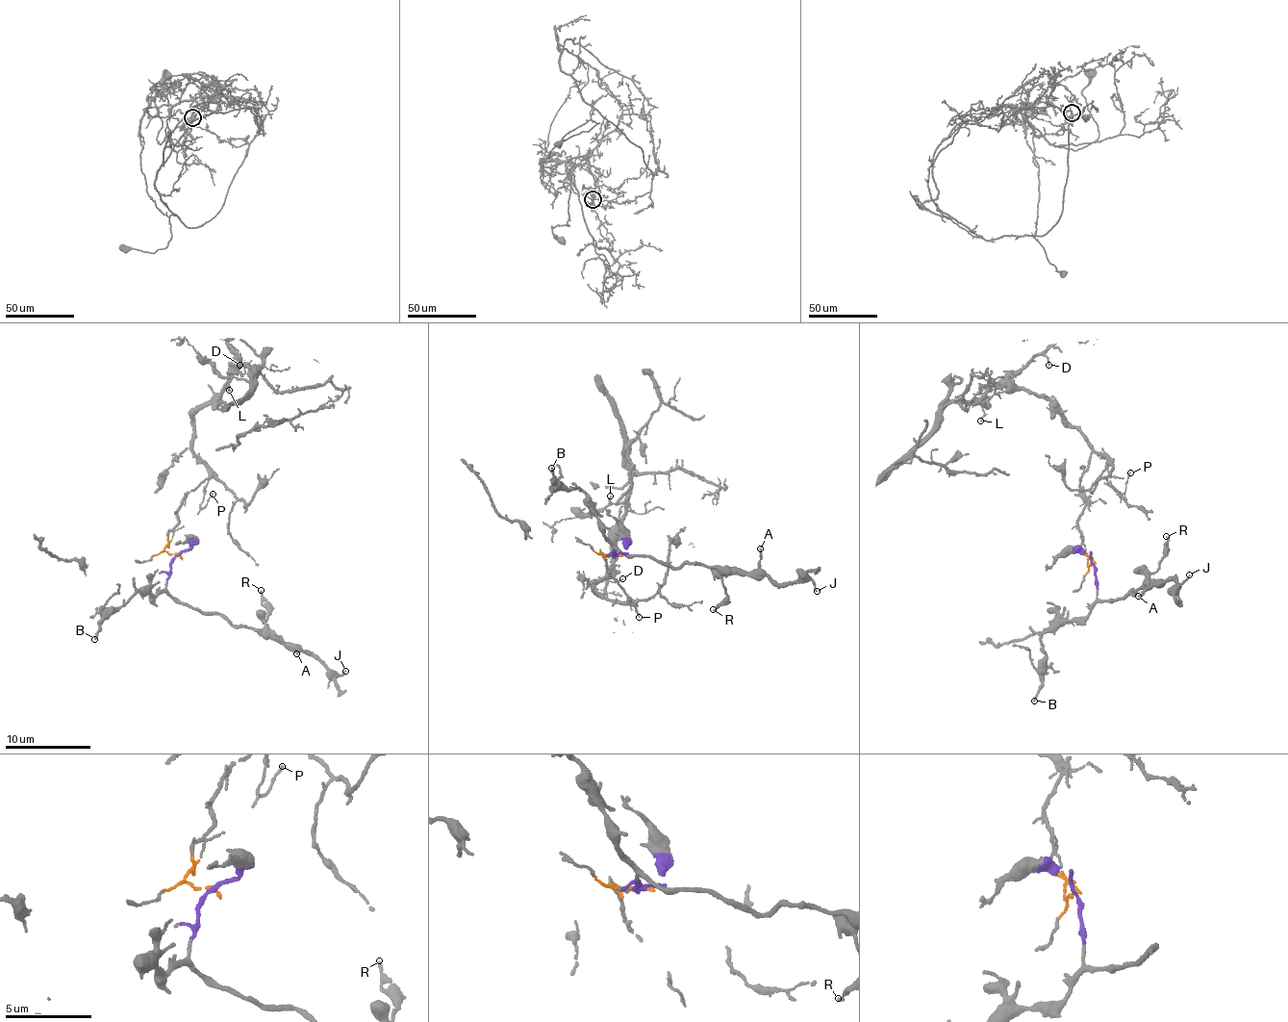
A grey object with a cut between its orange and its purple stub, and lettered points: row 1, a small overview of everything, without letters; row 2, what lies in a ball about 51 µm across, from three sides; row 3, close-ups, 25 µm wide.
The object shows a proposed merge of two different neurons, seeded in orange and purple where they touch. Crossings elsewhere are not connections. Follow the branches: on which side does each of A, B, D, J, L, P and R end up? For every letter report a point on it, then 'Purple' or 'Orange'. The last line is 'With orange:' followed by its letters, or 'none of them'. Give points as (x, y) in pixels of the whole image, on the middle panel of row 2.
A: Place: (760, 549). Purple
B: Place: (551, 468). Purple
D: Place: (622, 578). Orange
J: Place: (817, 591). Purple
L: Place: (610, 496). Orange
P: Place: (639, 617). Orange
R: Place: (713, 609). Purple
With orange: D, L, P

